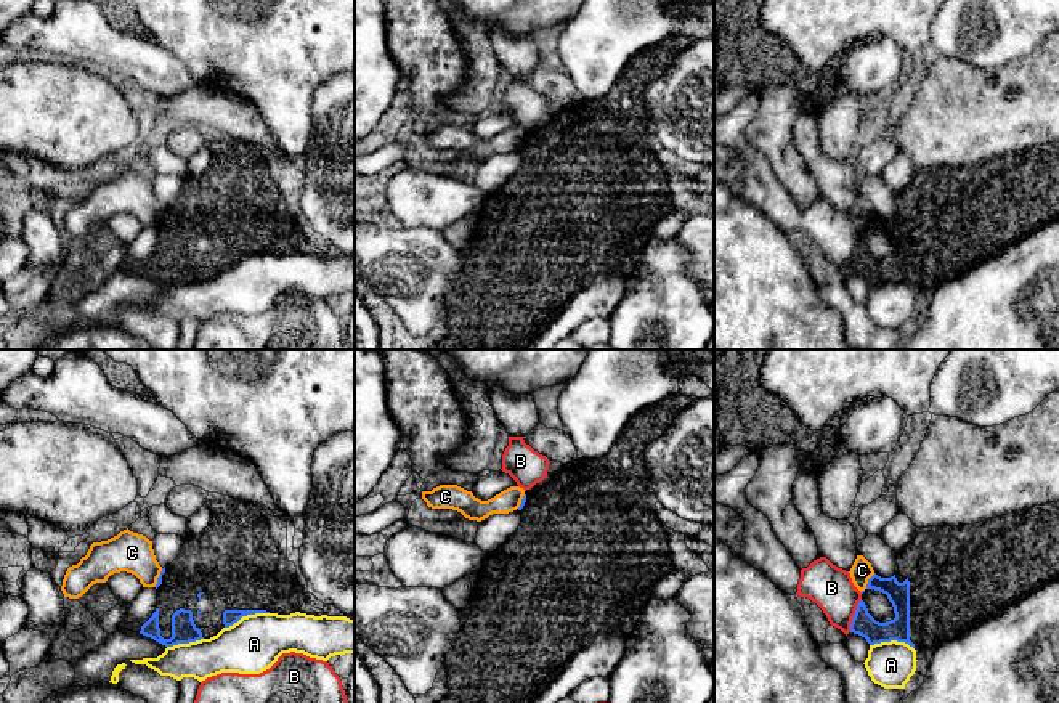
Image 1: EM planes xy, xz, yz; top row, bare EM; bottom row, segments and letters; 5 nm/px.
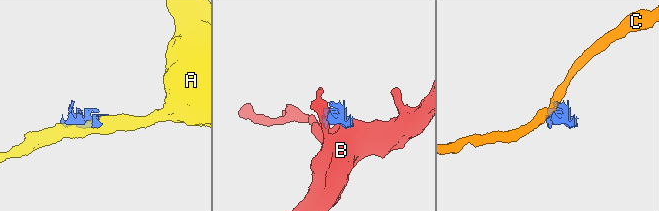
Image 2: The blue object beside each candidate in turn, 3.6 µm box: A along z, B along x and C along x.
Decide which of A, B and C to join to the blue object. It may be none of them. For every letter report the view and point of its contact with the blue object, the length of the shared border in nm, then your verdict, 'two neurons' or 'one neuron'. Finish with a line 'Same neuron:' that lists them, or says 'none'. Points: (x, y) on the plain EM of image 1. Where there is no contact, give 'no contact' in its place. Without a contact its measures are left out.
A: xy (246, 256) | 240 nm | two neurons
B: yz (854, 256) | 180 nm | two neurons
C: yz (868, 223) | 120 nm | two neurons
Same neuron: none

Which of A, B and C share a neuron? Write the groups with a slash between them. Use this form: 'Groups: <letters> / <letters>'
Groups: A / B / C

